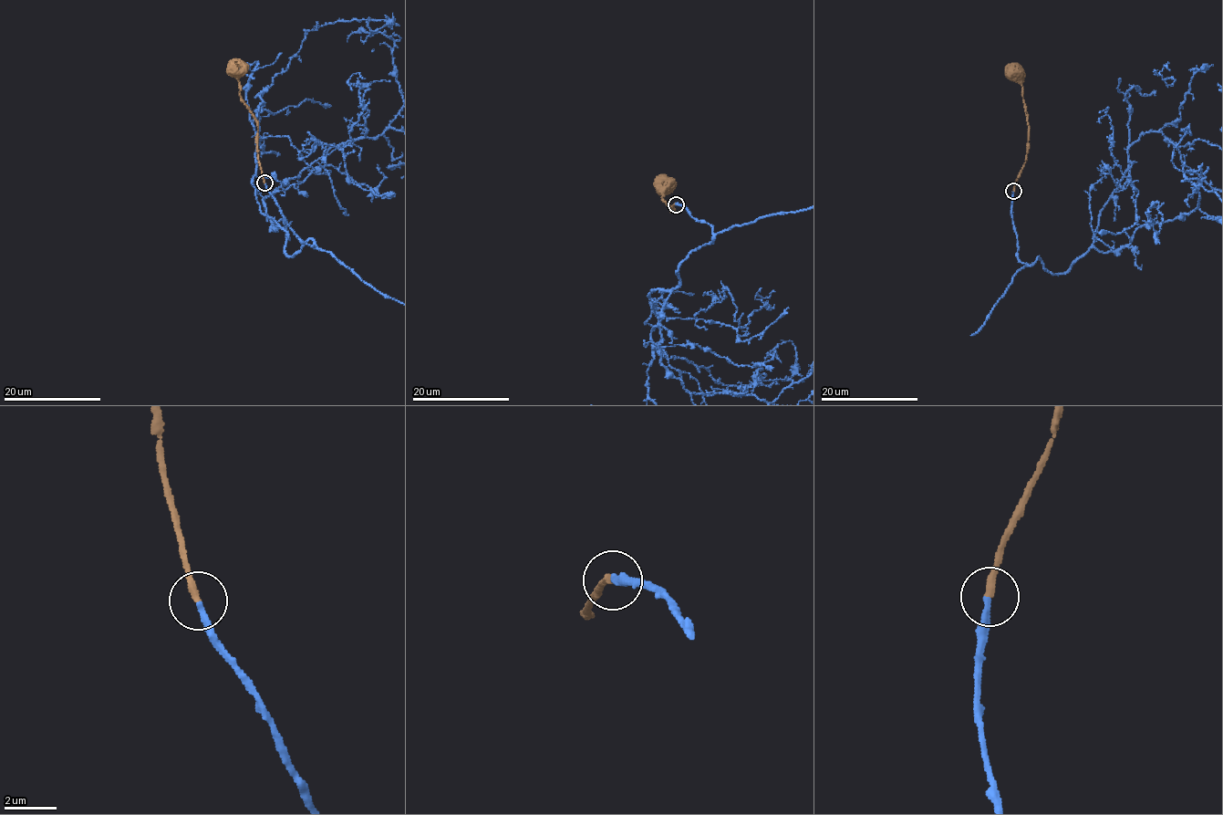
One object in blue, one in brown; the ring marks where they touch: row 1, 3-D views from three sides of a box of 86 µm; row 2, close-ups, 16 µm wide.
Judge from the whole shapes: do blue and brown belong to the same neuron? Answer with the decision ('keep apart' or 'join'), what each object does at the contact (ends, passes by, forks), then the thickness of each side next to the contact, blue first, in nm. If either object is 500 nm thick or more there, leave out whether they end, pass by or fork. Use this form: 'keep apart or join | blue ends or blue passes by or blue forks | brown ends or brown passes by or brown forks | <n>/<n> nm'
join | blue ends | brown ends | 240/300 nm

